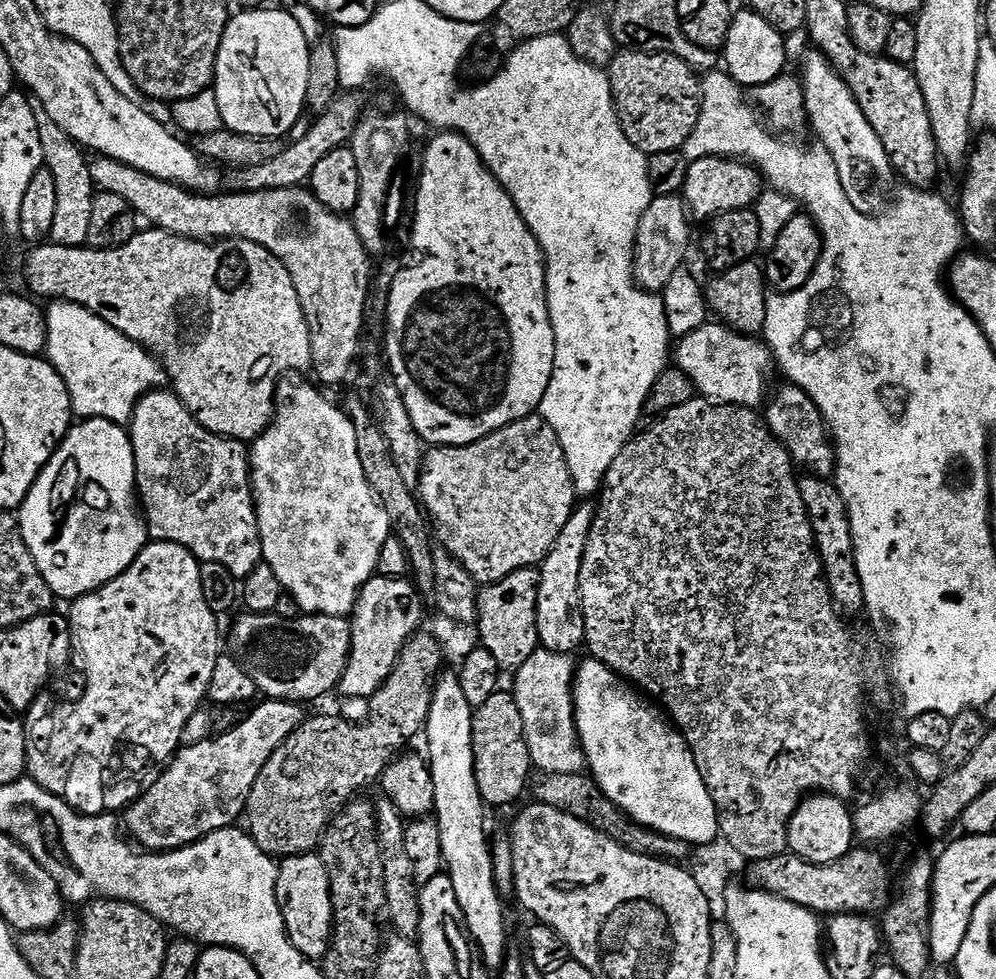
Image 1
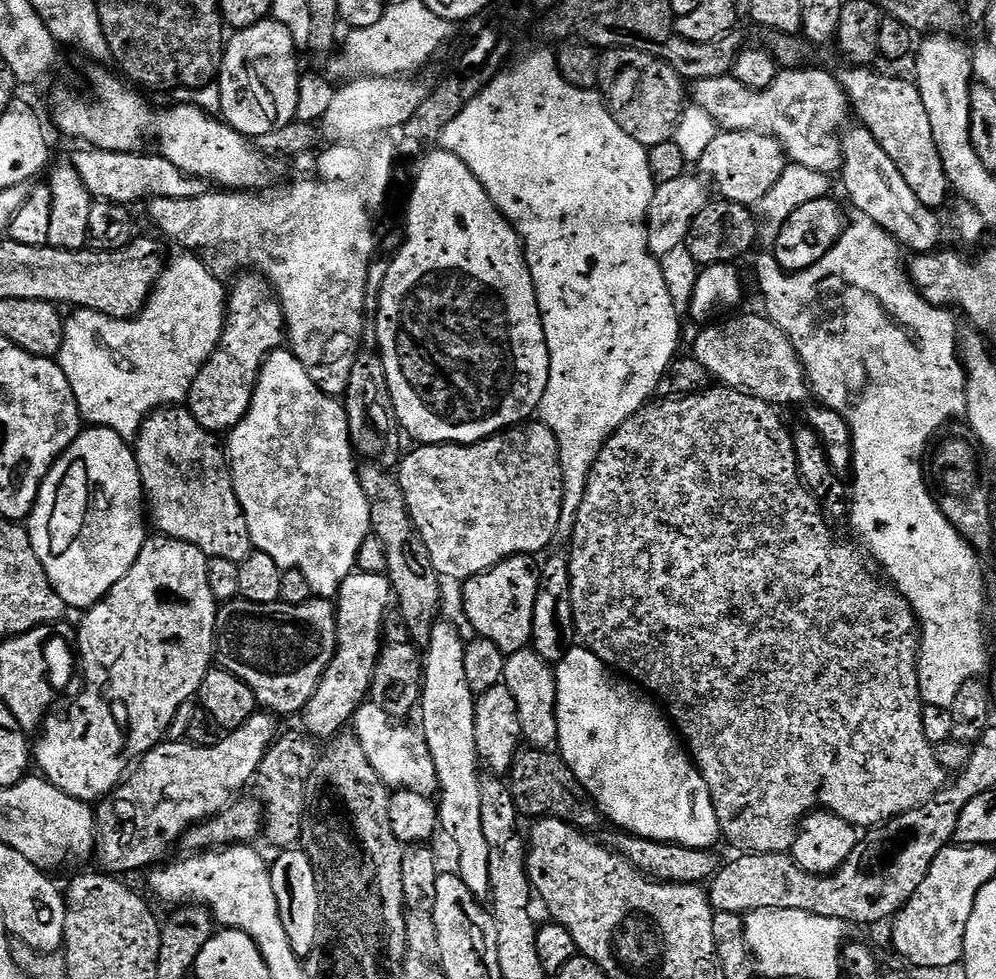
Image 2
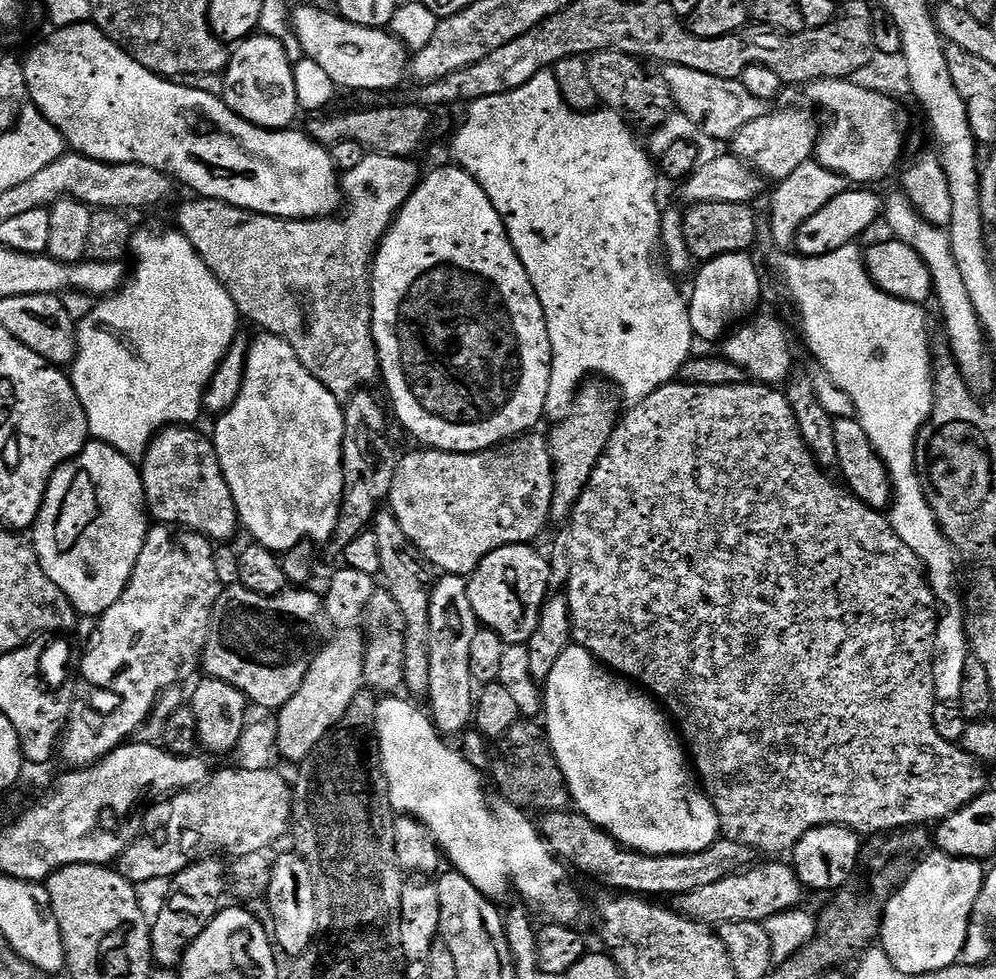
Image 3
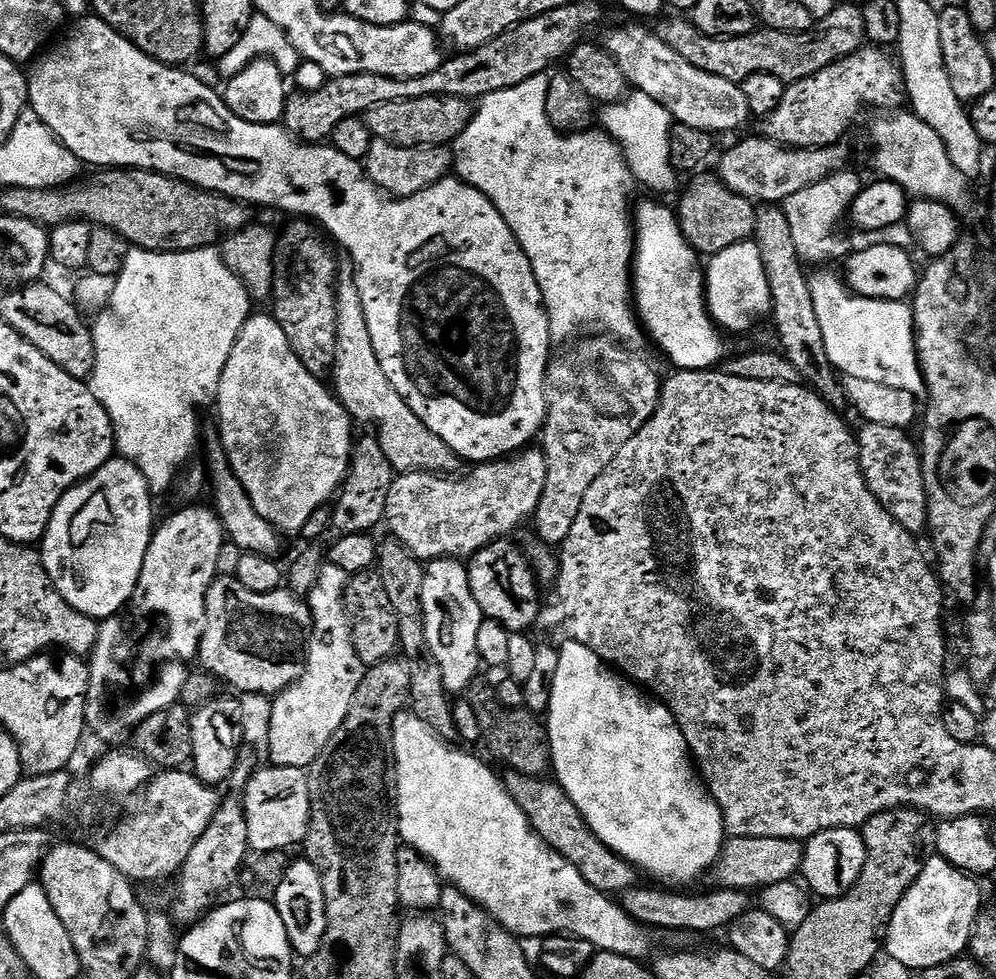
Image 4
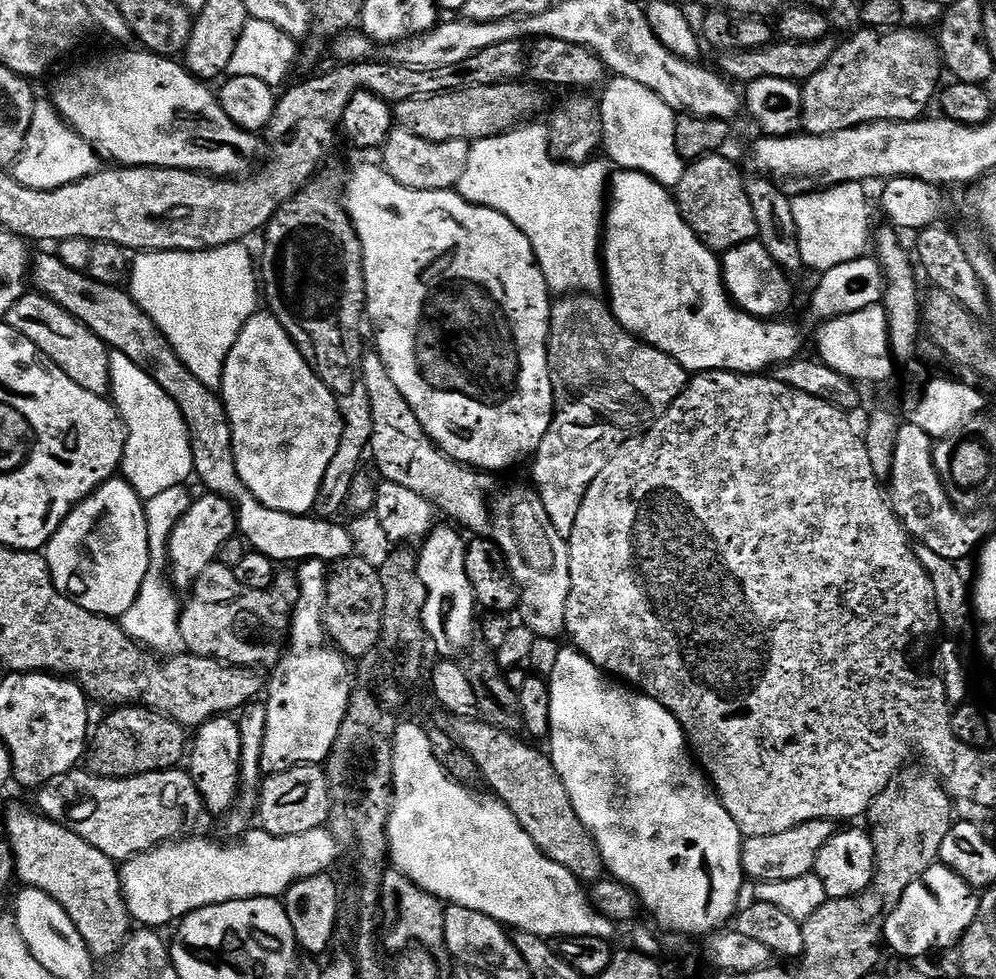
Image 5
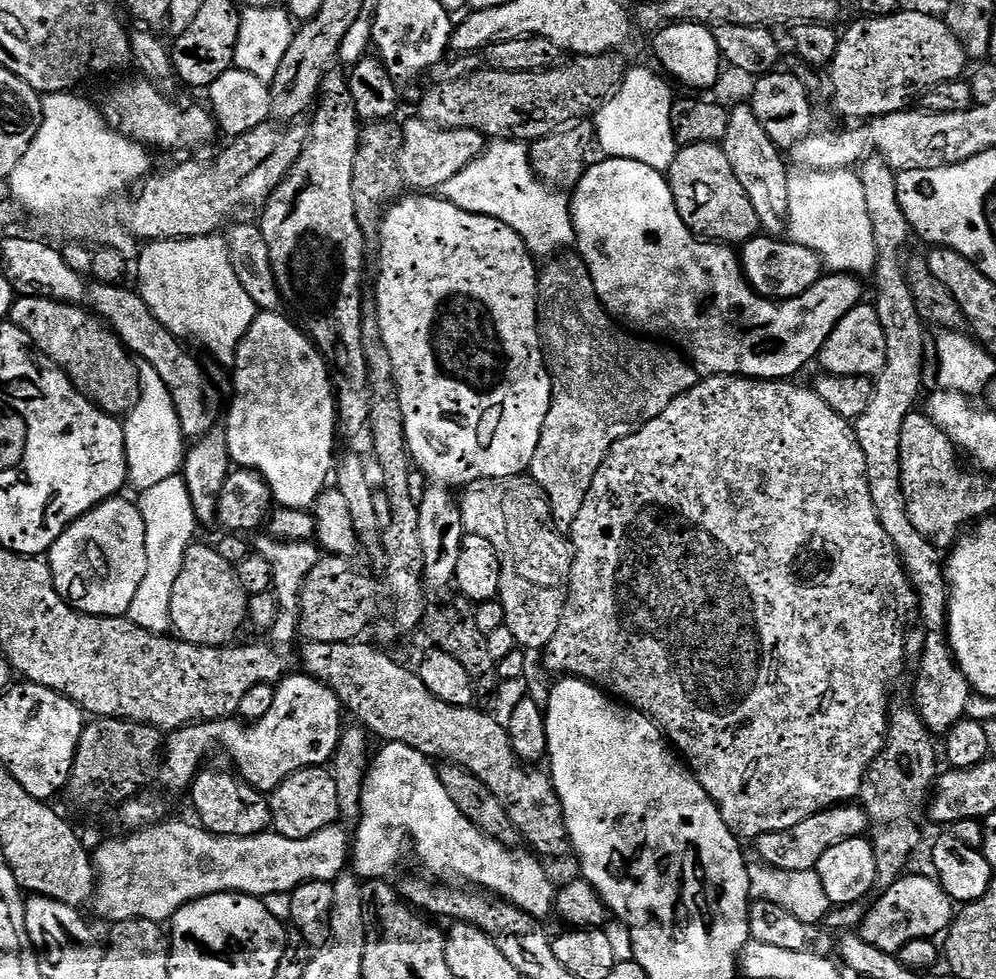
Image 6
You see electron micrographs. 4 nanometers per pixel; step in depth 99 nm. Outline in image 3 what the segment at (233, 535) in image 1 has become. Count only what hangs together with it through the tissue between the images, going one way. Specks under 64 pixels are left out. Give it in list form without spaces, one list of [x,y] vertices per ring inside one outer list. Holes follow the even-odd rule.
[[[173,426],[152,437],[152,444],[142,461],[146,507],[157,525],[179,526],[189,532],[197,532],[200,536],[207,536],[213,542],[228,542],[232,540],[230,538],[236,528],[238,532],[241,527],[240,515],[236,513],[230,486],[226,486],[215,443],[196,430],[192,426]]]

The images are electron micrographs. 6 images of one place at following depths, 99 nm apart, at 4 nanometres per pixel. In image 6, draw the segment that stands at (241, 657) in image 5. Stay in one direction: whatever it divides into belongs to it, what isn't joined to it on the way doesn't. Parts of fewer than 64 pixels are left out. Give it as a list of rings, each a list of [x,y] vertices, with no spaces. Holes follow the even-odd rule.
[[[193,542],[186,550],[174,594],[170,594],[170,618],[175,635],[181,640],[202,646],[223,648],[237,639],[243,624],[249,623],[248,598],[238,582],[234,565],[221,558],[211,543]]]

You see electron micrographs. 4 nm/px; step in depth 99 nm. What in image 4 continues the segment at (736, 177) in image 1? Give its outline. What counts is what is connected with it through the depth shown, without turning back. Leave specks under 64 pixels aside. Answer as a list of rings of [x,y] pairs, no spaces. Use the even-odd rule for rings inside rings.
[[[865,46],[859,48],[854,54],[850,54],[846,58],[842,58],[838,63],[826,66],[826,70],[818,70],[818,74],[814,74],[805,80],[796,80],[793,84],[787,85],[784,89],[784,97],[782,102],[778,102],[778,106],[769,116],[763,117],[759,121],[760,132],[759,135],[766,140],[772,140],[775,144],[782,144],[786,148],[830,148],[841,143],[840,139],[848,132],[848,127],[863,114],[867,108],[884,108],[880,110],[896,110],[905,103],[906,100],[906,87],[904,84],[903,71],[895,59],[892,60],[887,56],[889,54],[883,47]]]

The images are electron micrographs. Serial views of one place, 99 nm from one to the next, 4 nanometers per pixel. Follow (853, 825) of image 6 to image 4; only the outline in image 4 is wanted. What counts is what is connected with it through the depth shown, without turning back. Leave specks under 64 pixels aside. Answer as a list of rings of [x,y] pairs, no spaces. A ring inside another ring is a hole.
[[[734,836],[725,839],[720,856],[710,869],[713,885],[716,888],[733,888],[739,892],[745,890],[763,890],[778,883],[793,879],[801,871],[804,862],[804,850],[801,841],[786,838],[754,838],[753,836]]]

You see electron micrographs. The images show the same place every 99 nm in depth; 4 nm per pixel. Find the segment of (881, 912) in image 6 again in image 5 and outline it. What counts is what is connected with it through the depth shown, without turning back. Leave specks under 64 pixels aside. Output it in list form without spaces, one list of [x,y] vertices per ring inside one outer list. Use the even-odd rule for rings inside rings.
[[[935,863],[924,871],[919,880],[906,886],[890,911],[882,920],[882,940],[888,943],[900,956],[928,956],[939,948],[955,949],[970,922],[976,917],[978,907],[977,893],[968,883],[954,874],[945,864]]]

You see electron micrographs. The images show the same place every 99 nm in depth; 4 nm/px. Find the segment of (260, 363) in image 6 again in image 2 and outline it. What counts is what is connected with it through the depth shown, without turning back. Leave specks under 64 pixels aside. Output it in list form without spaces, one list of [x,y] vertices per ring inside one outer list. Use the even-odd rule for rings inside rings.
[[[281,346],[264,359],[264,364],[260,367],[260,377],[256,380],[256,389],[252,395],[250,410],[244,415],[244,420],[238,422],[238,426],[234,426],[231,432],[227,433],[226,451],[228,453],[228,467],[232,469],[234,494],[238,494],[242,514],[246,514],[246,526],[250,526],[253,549],[262,554],[270,554],[270,558],[274,558],[274,562],[278,562],[280,568],[296,568],[301,571],[306,576],[307,582],[317,597],[335,597],[339,593],[340,583],[347,576],[351,576],[357,567],[362,542],[366,542],[366,538],[372,532],[370,502],[368,501],[368,495],[364,493],[360,485],[358,460],[352,457],[354,447],[351,434],[348,432],[345,405],[337,397],[330,396],[327,392],[321,390],[314,382],[314,378],[310,378],[310,374],[306,374],[302,362],[298,362],[296,355],[287,347]]]

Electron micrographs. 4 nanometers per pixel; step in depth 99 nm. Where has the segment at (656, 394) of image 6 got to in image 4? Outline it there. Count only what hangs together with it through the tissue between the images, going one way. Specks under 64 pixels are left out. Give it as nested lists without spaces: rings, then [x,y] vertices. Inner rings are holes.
[[[596,334],[589,343],[549,361],[545,380],[547,418],[542,429],[547,485],[532,520],[541,543],[558,546],[564,542],[586,491],[622,446],[656,414],[662,376],[632,352],[607,335]]]

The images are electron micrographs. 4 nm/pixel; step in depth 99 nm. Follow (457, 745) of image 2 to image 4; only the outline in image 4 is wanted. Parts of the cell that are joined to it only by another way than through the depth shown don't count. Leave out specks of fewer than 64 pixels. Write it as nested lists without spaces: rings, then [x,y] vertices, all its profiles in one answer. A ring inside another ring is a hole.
[[[451,558],[427,561],[422,582],[422,610],[426,642],[442,674],[444,689],[450,694],[466,691],[471,686],[476,671],[482,668],[476,647],[479,626],[486,617],[470,590],[468,570],[461,561]]]

